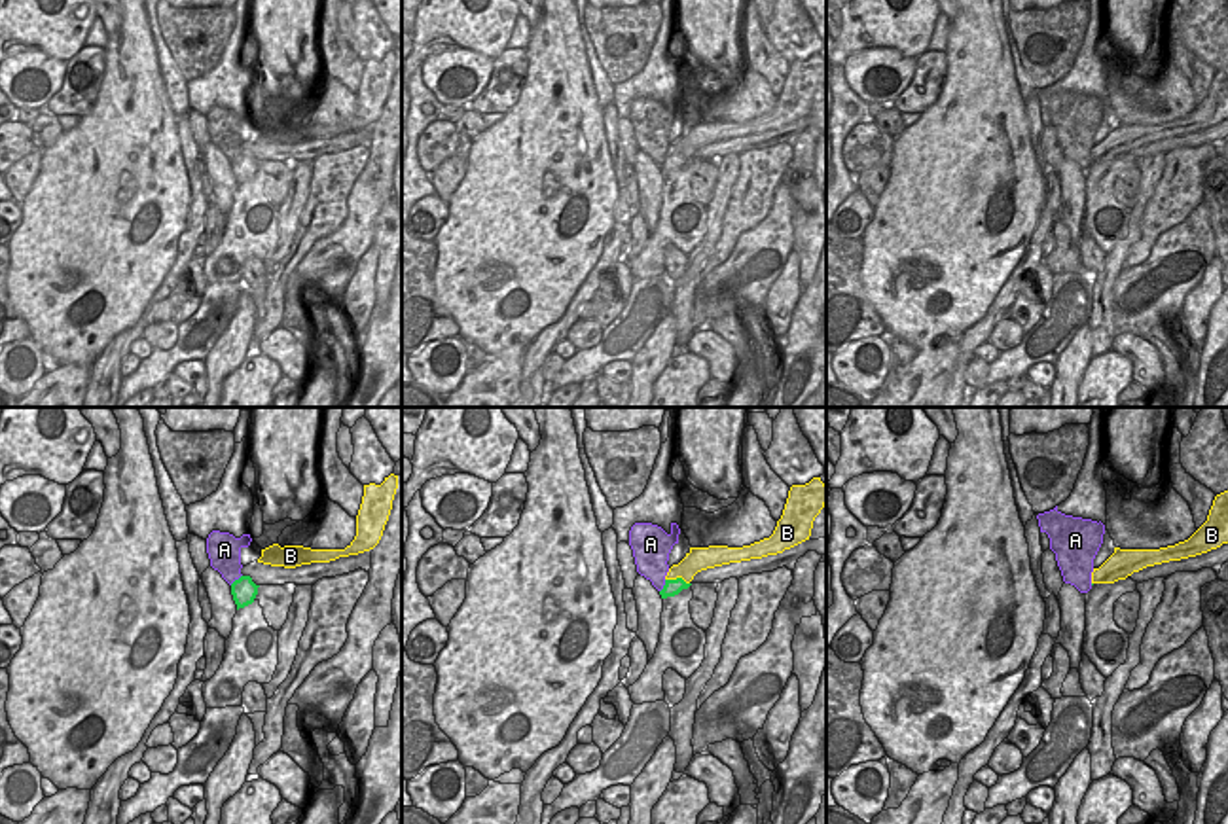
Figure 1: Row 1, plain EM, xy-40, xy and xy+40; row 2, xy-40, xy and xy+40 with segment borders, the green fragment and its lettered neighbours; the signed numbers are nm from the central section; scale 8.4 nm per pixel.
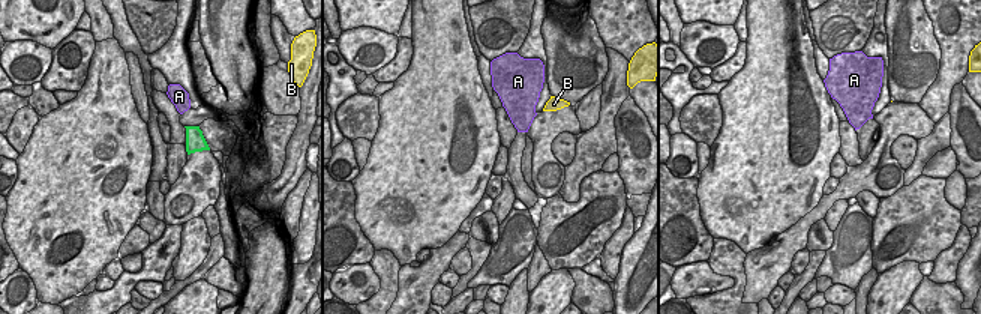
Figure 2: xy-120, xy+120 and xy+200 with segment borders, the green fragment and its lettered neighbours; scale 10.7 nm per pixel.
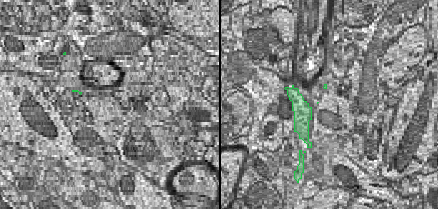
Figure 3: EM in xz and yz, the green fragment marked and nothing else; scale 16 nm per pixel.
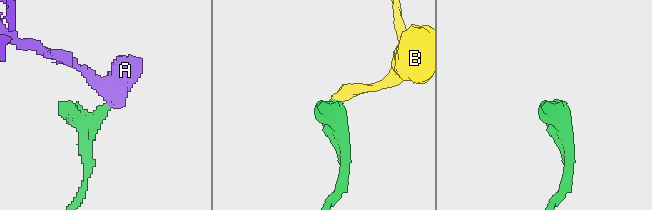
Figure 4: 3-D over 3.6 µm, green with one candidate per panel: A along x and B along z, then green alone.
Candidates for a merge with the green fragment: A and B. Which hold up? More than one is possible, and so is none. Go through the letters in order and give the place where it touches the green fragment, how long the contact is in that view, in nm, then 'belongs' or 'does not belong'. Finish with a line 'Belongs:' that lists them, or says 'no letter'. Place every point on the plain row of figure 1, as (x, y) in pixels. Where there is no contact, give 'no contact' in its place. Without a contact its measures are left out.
A: contact xy-40 (235, 156); length 140 nm; does not belong
B: contact xy (677, 154); length 220 nm; belongs
Belongs: B

